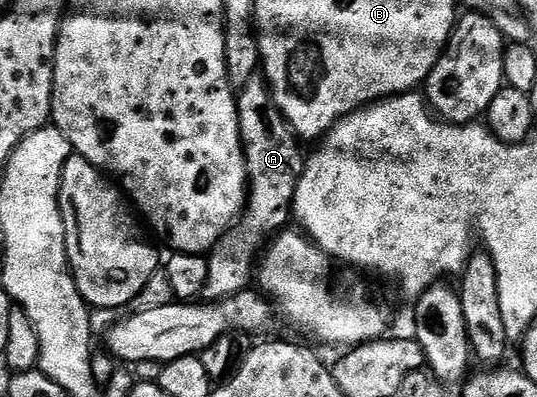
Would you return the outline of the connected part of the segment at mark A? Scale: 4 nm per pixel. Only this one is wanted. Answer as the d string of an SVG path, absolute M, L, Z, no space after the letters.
M258 75L247 79L247 83L236 94L236 98L241 146L245 148L245 166L249 176L249 188L245 207L239 220L234 224L233 228L228 229L219 238L208 254L209 266L207 267L207 283L205 284L203 297L209 303L226 301L229 297L246 292L252 286L249 285L252 281L254 284L255 266L258 264L267 242L288 226L285 224L290 224L293 196L299 187L299 179L303 175L307 160L306 154L304 152L301 154L302 142L297 134L294 133L293 126L289 124L289 120L279 111L279 107L275 103L273 93L269 89L269 84L265 82L264 76Z

